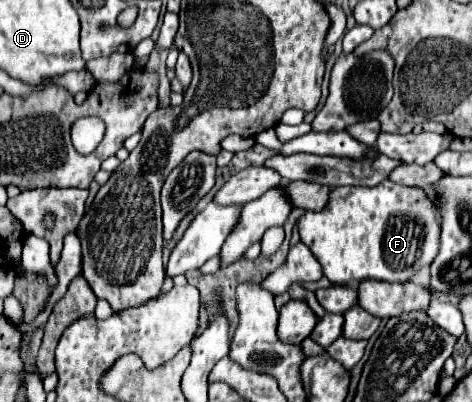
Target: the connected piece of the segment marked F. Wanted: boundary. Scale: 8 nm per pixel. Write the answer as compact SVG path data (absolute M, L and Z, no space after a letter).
M391 180L373 188L333 188L327 208L321 212L305 212L297 228L301 242L309 246L323 266L323 274L333 284L365 278L409 282L419 268L429 266L435 258L441 232L435 220L435 208L423 200L423 190Z

